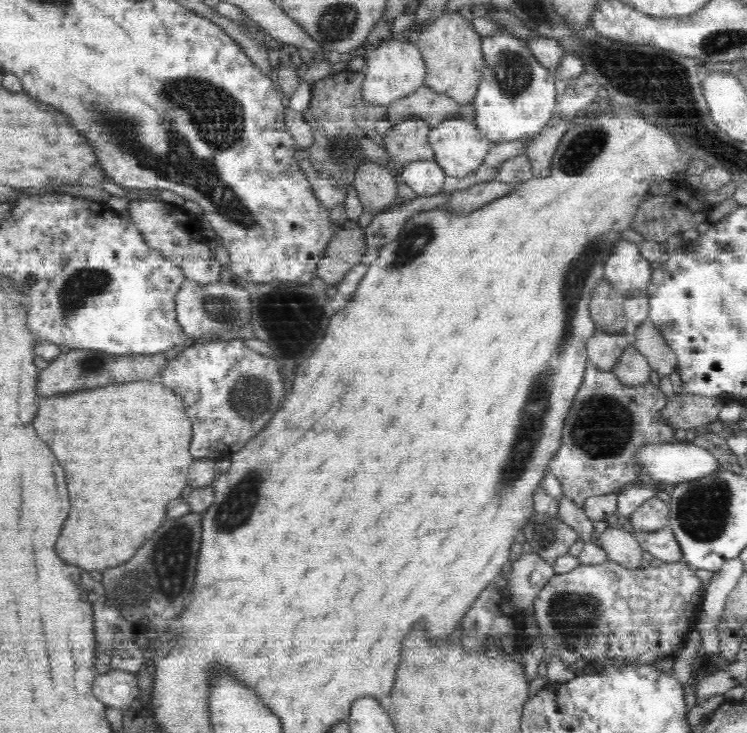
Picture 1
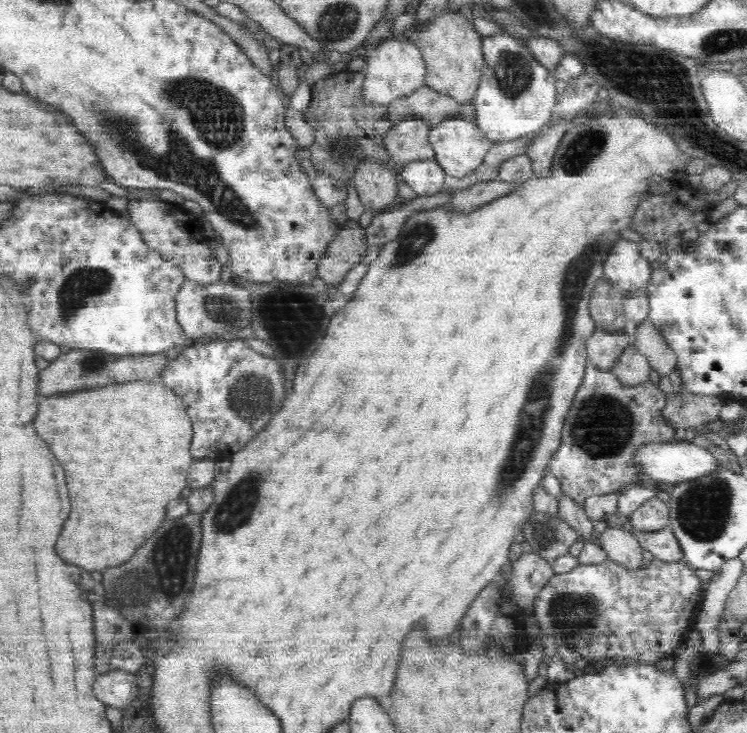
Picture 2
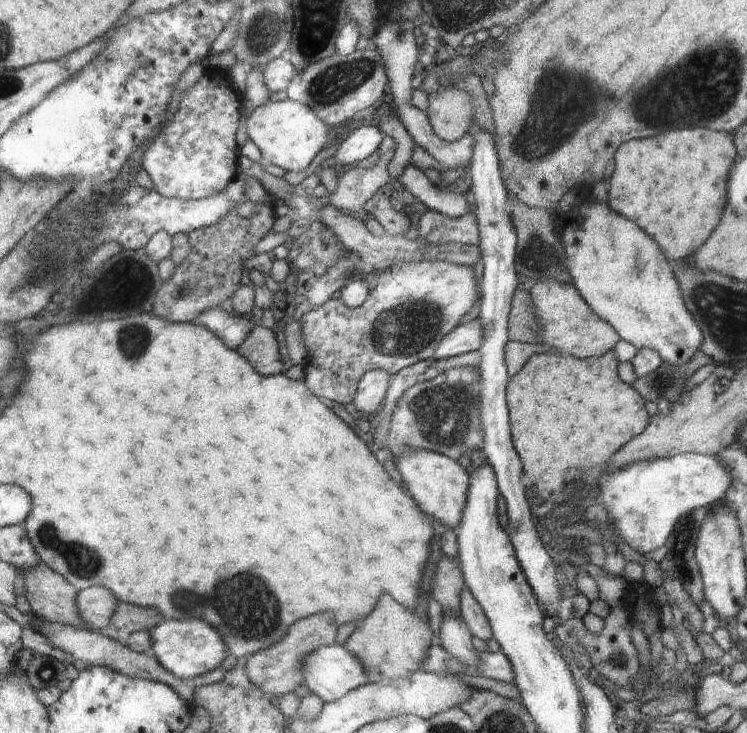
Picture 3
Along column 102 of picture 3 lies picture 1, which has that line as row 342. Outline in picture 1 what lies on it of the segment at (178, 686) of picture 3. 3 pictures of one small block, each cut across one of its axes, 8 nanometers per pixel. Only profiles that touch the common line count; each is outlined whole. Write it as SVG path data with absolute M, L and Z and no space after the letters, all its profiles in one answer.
M649 318L632 330L635 334L634 345L648 359L651 370L666 378L677 369L676 353Z

